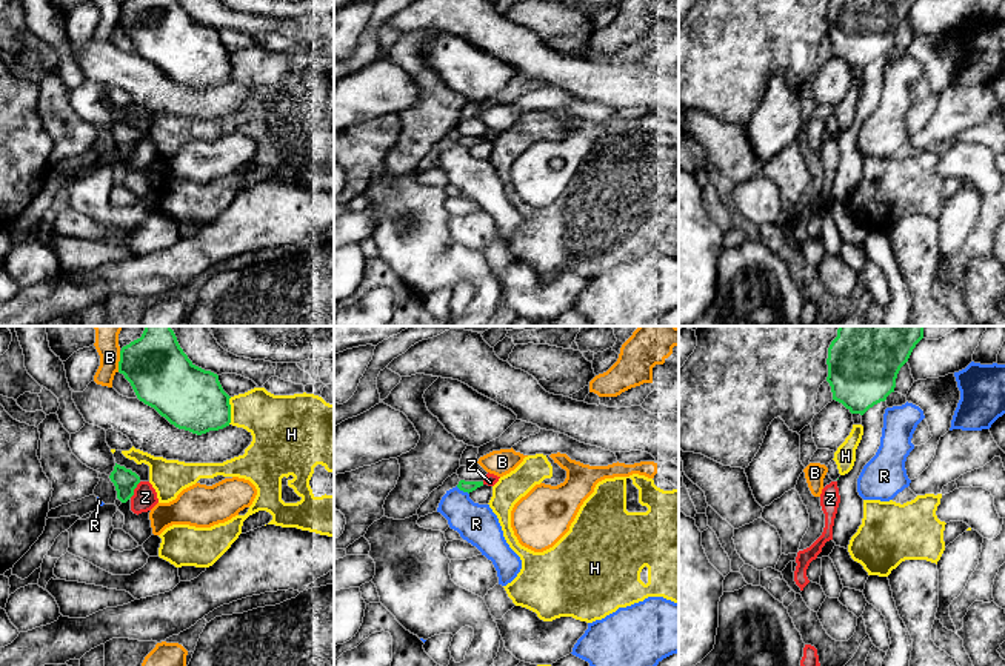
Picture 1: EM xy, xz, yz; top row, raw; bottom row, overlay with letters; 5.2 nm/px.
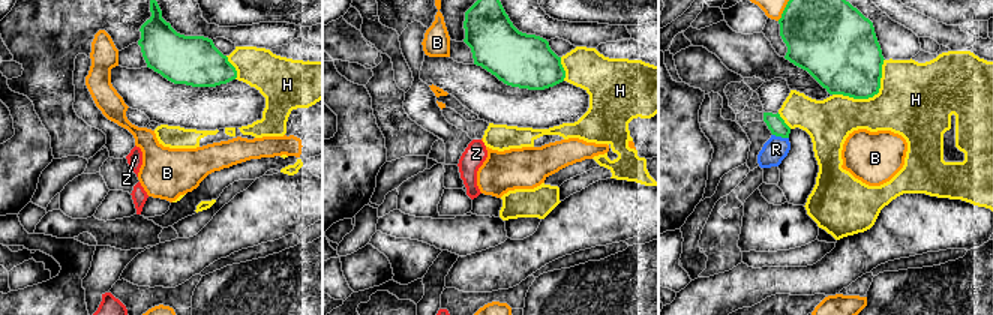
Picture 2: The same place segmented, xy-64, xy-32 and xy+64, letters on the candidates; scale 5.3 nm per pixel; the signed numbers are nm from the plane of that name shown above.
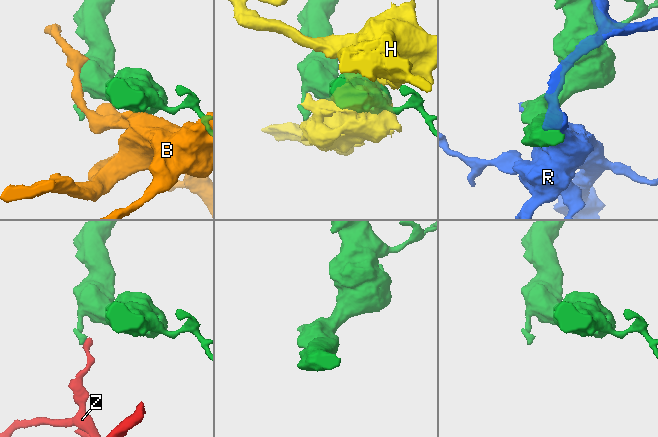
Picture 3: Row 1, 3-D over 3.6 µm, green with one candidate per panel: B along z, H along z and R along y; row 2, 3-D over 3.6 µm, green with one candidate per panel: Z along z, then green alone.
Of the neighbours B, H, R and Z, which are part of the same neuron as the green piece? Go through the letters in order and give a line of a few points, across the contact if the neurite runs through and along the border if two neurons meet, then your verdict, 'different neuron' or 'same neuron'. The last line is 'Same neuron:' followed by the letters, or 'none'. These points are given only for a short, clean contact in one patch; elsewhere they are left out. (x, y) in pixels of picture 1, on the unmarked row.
B: different neuron
H: different neuron
R: different neuron
Z: line xy (140, 137), (130, 153); different neuron
Same neuron: none

